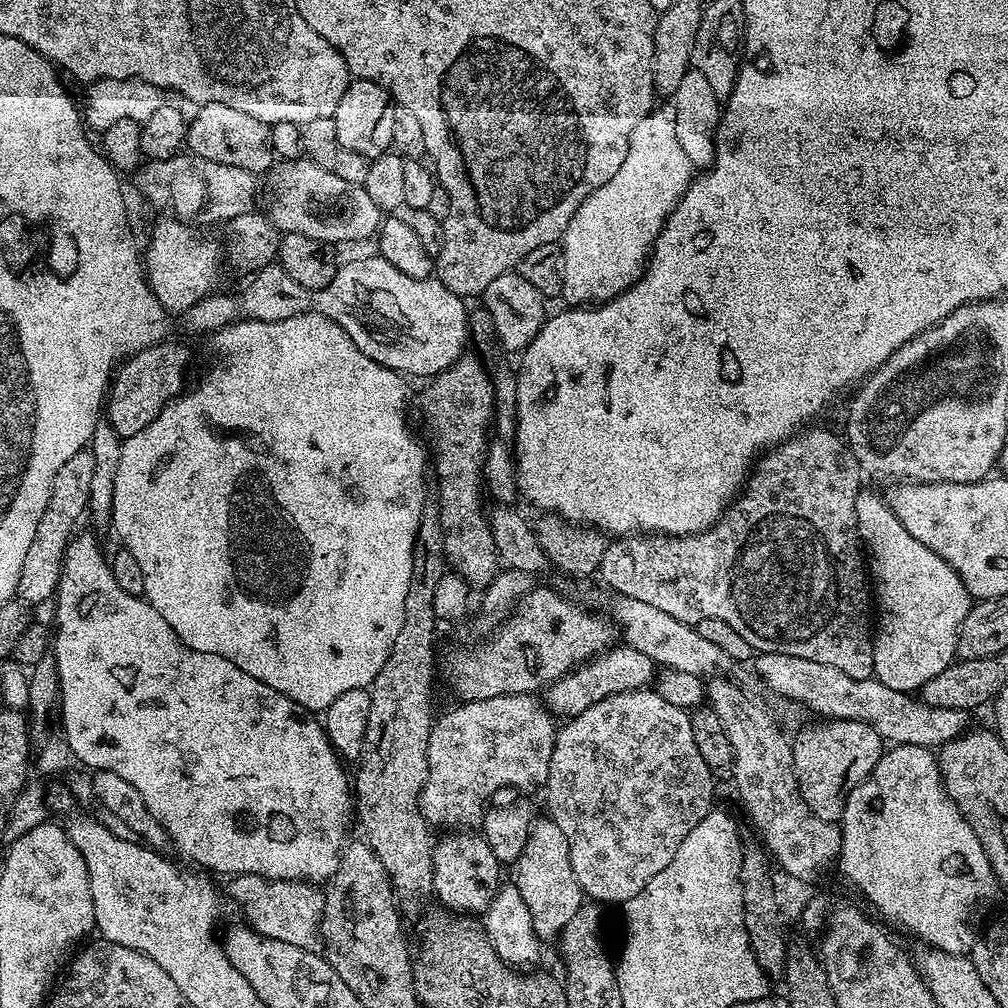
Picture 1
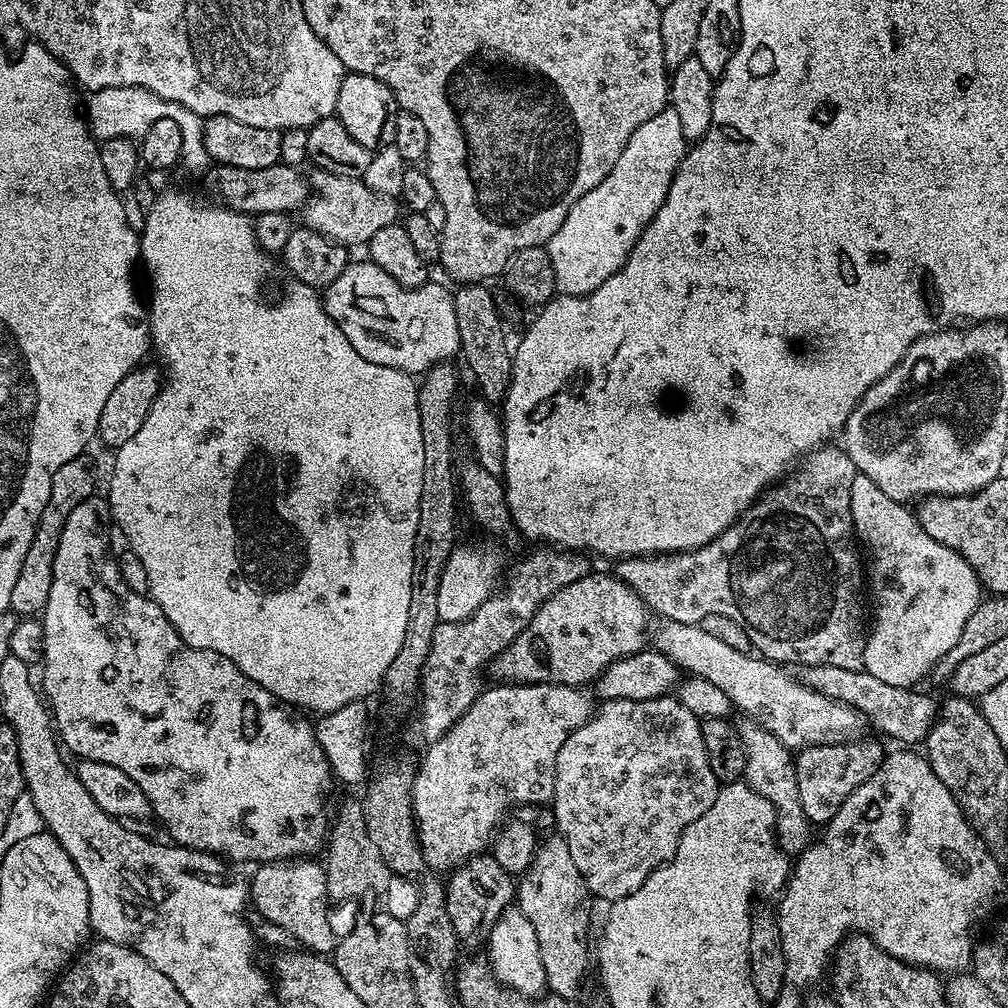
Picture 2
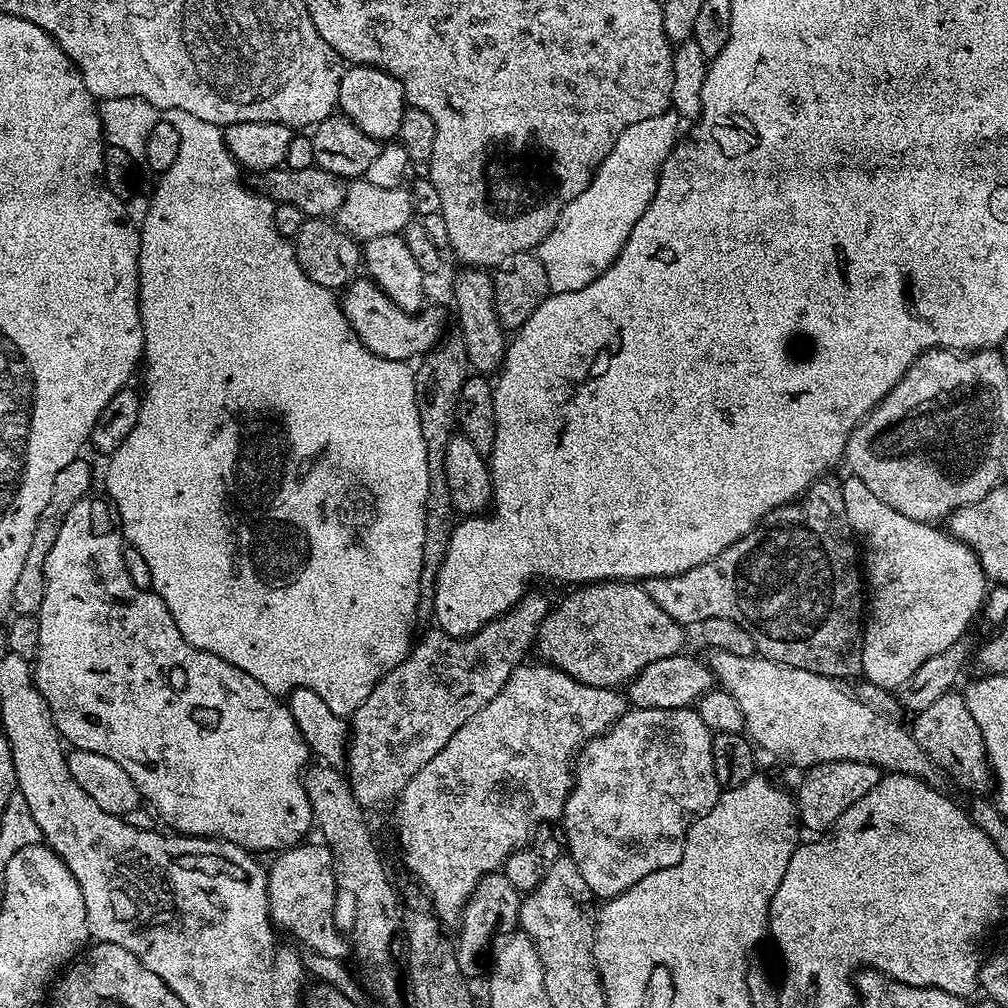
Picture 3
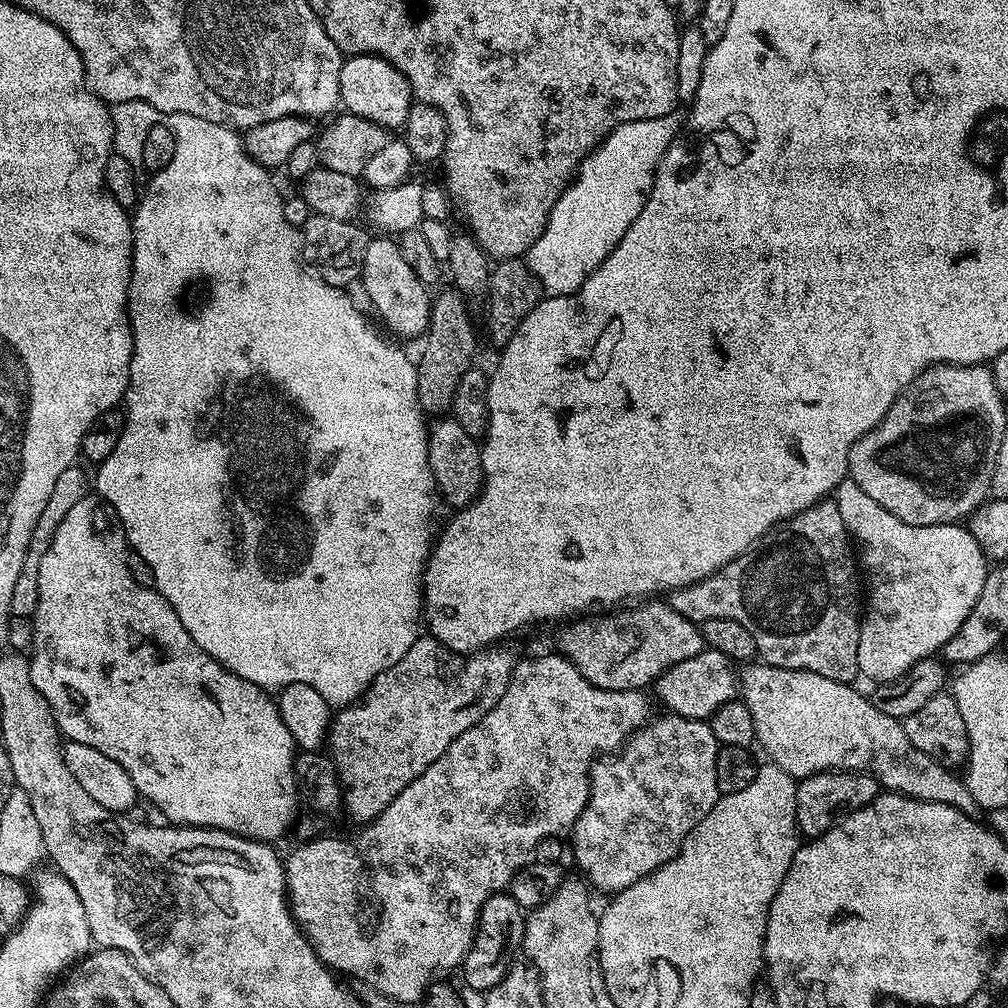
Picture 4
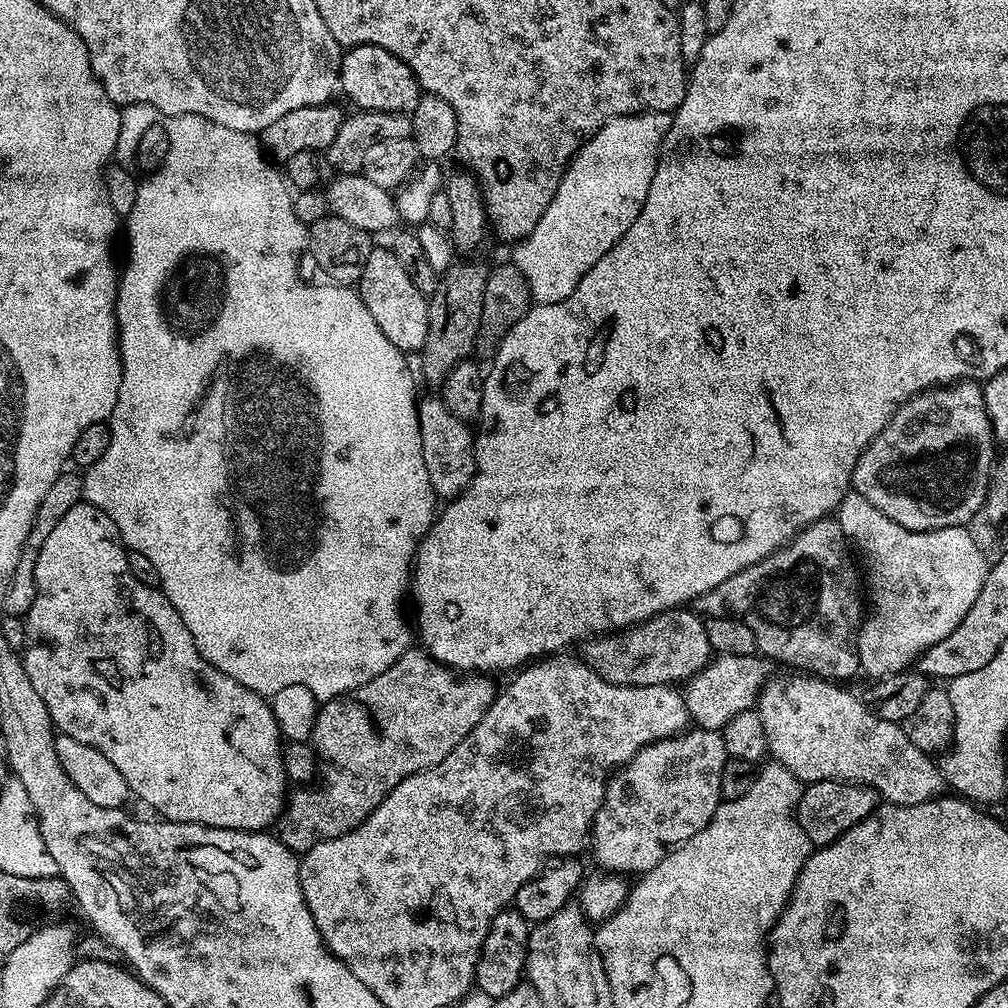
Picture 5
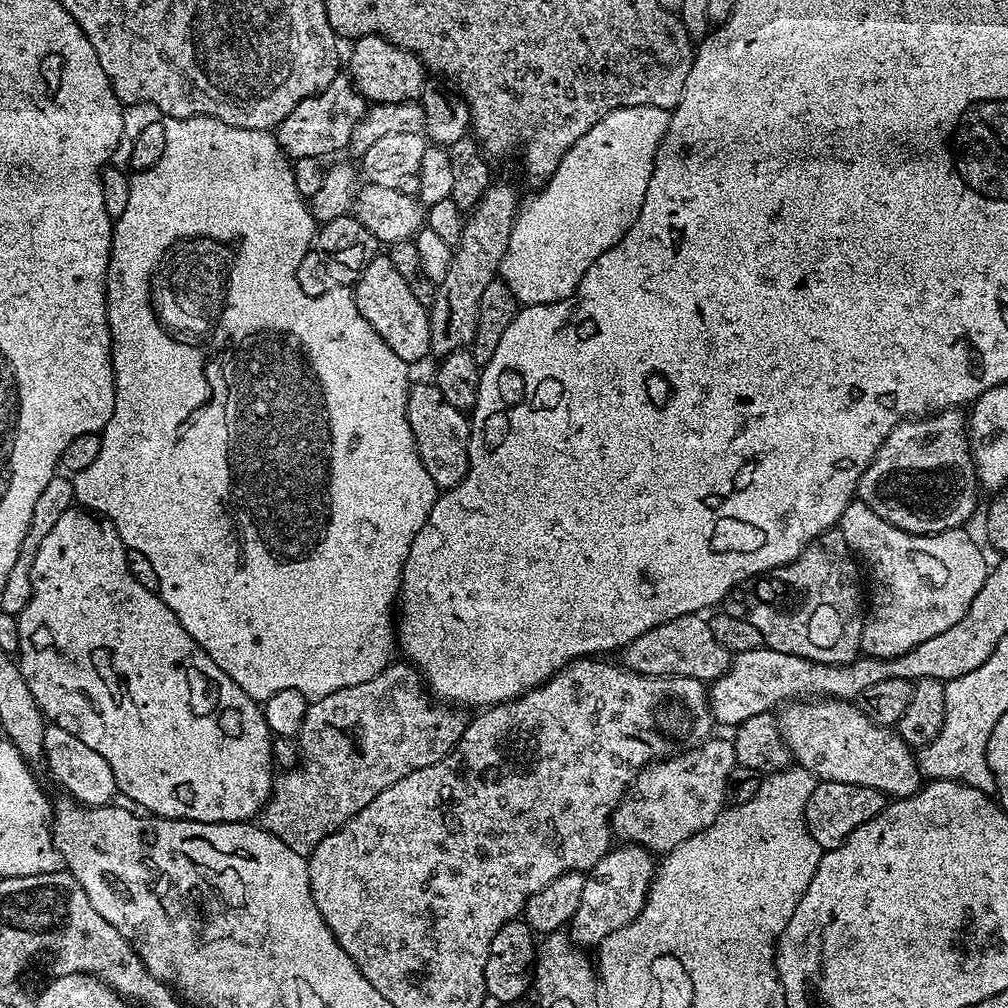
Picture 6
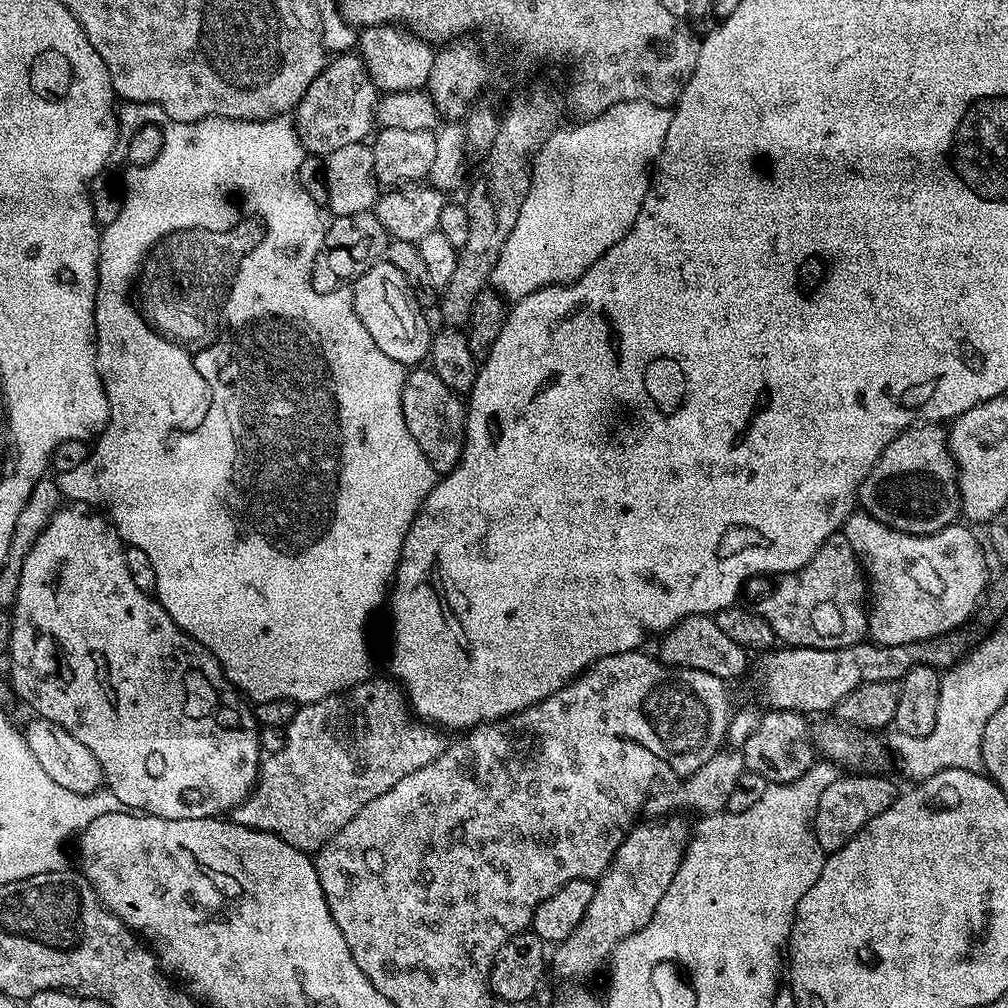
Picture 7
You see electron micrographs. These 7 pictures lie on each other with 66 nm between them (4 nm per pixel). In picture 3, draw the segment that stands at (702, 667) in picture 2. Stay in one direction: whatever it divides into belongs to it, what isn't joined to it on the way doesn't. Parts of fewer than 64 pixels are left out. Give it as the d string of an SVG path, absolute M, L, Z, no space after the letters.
M713 651L710 667L718 681L719 687L730 693L734 702L742 706L742 718L746 735L757 749L765 748L772 756L793 764L799 770L813 768L815 764L825 764L835 760L853 760L863 764L875 764L881 770L889 773L901 772L904 776L917 776L925 780L932 787L941 787L944 775L931 758L924 753L922 746L912 736L907 727L892 720L891 715L876 712L866 702L860 700L859 695L839 688L837 681L830 676L814 674L810 670L795 668L789 664L779 664L766 659L759 654L743 656L742 654L726 654Z

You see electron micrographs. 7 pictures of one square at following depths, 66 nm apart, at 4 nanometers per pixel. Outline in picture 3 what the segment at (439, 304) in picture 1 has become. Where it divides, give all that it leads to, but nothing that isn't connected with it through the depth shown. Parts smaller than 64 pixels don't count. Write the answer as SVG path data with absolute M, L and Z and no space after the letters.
M371 278L353 279L352 297L346 300L346 315L352 335L374 354L387 360L411 361L411 356L427 354L440 343L440 316L436 312L421 310L415 314L404 312Z

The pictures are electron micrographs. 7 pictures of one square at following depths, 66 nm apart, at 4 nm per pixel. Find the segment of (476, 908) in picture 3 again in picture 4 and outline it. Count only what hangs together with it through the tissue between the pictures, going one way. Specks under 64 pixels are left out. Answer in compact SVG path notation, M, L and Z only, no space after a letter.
M507 891L493 892L491 898L484 903L480 911L480 921L476 924L476 937L473 938L462 965L464 980L471 991L486 994L494 986L498 986L502 978L506 978L510 967L507 956L524 943L525 919L525 909L520 908Z

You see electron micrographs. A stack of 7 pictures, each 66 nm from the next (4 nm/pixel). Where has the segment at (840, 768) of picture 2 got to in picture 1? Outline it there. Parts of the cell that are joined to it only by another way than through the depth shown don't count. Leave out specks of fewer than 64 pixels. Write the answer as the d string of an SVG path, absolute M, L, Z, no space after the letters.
M824 718L816 723L820 724L808 724L797 736L793 735L791 737L794 774L806 806L810 806L810 810L818 818L836 822L844 813L846 798L850 798L850 794L854 789L872 775L874 766L886 751L886 744L866 722Z

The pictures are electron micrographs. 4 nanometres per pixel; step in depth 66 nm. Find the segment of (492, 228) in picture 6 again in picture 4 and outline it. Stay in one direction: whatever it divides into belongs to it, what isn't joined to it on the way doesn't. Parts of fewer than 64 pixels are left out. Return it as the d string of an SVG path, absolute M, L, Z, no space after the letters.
M449 291L435 293L432 301L432 313L428 319L428 331L422 340L424 349L421 350L420 360L418 356L418 363L416 364L418 402L420 409L426 414L432 414L432 412L440 412L436 414L447 413L451 409L454 390L458 386L458 382L462 380L462 374L466 374L466 370L470 370L474 366L472 355L476 352L476 328L472 325L472 312L468 309L470 304L460 291Z

